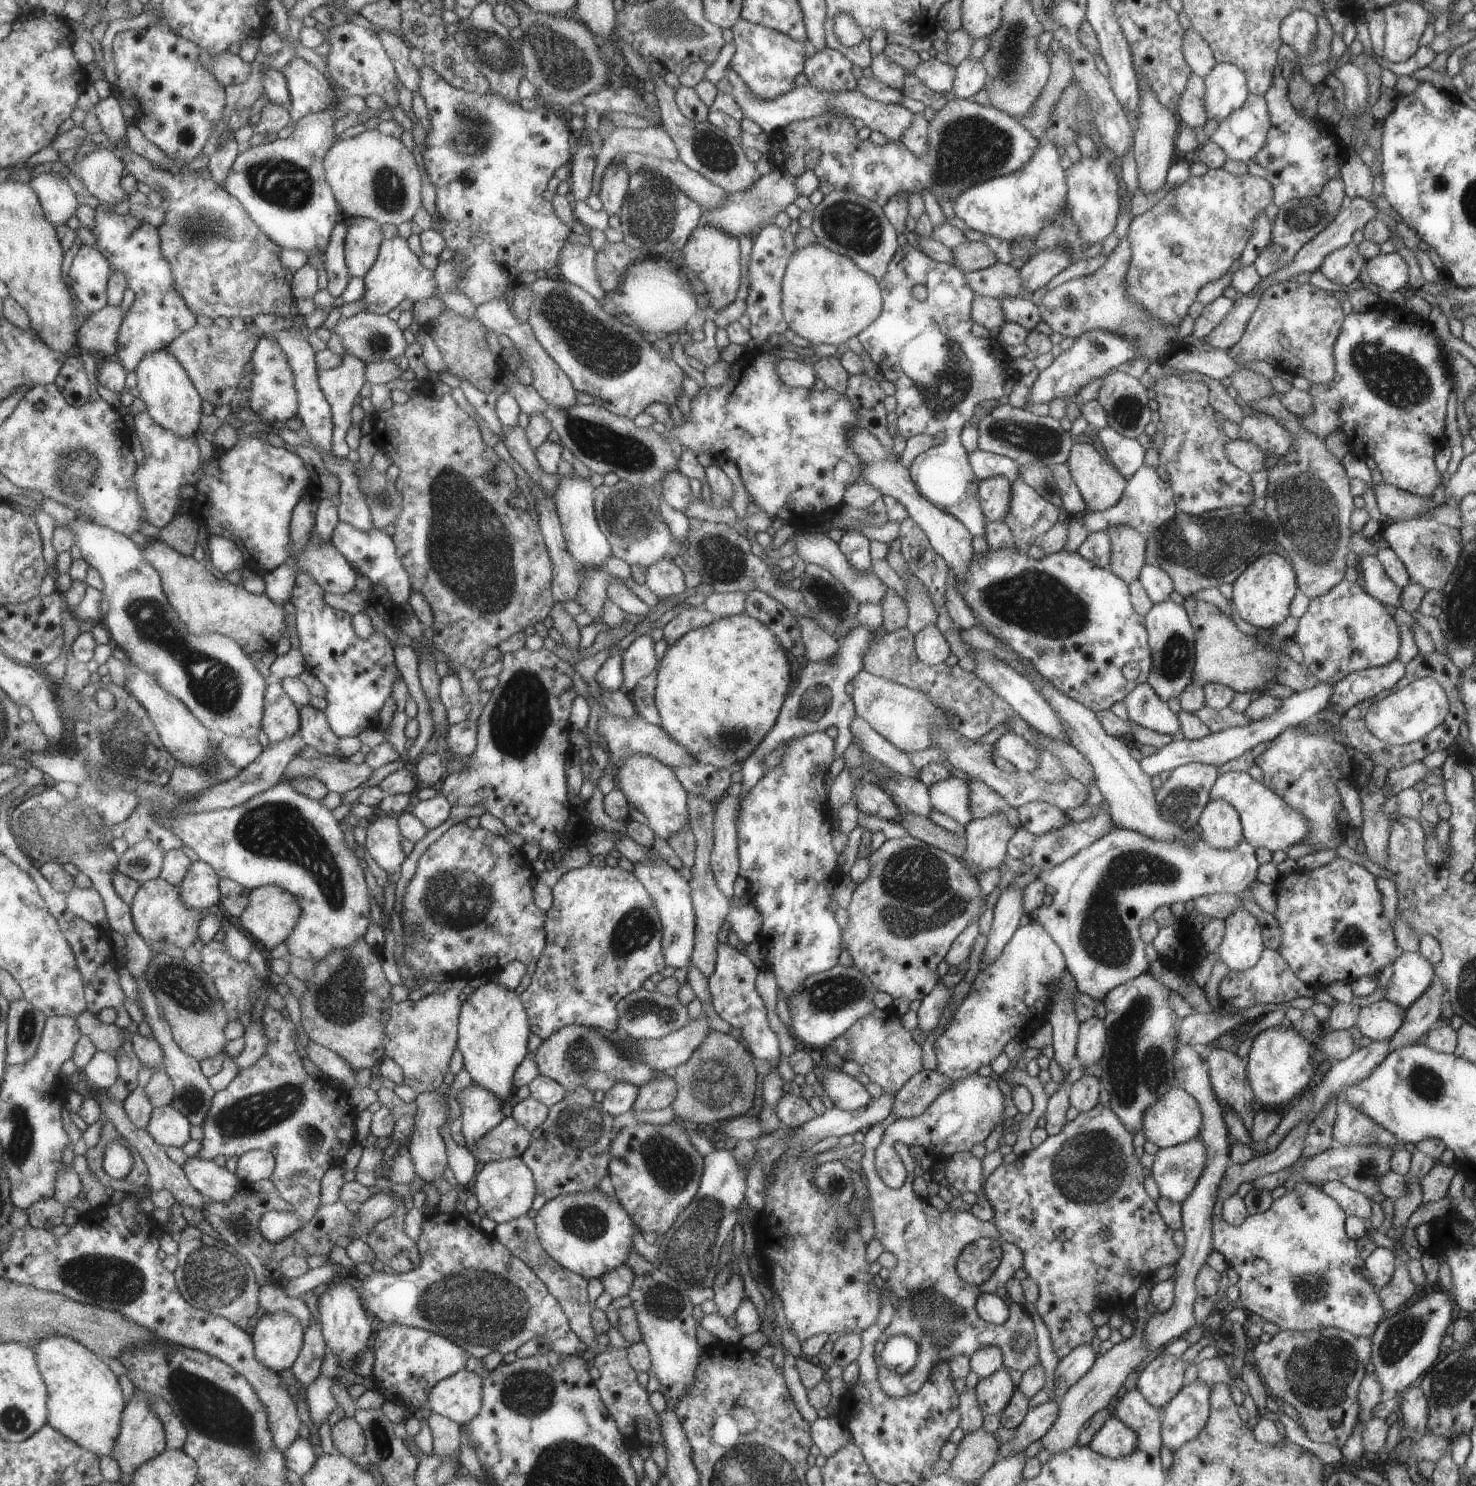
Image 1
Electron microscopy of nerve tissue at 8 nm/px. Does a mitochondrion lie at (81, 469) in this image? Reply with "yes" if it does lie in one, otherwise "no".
yes

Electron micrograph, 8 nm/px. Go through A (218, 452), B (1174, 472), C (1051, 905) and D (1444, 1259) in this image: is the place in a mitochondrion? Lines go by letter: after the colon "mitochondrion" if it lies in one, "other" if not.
A: other
B: other
C: other
D: other

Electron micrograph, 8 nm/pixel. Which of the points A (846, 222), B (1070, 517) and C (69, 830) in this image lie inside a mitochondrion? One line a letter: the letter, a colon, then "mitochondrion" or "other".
A: mitochondrion
B: other
C: mitochondrion

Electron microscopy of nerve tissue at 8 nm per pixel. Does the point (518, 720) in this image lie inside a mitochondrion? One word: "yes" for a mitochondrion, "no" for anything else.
yes

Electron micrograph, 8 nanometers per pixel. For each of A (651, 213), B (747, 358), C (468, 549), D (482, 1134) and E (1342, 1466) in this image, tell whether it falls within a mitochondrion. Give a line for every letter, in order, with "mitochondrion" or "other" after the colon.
A: mitochondrion
B: other
C: mitochondrion
D: other
E: other

